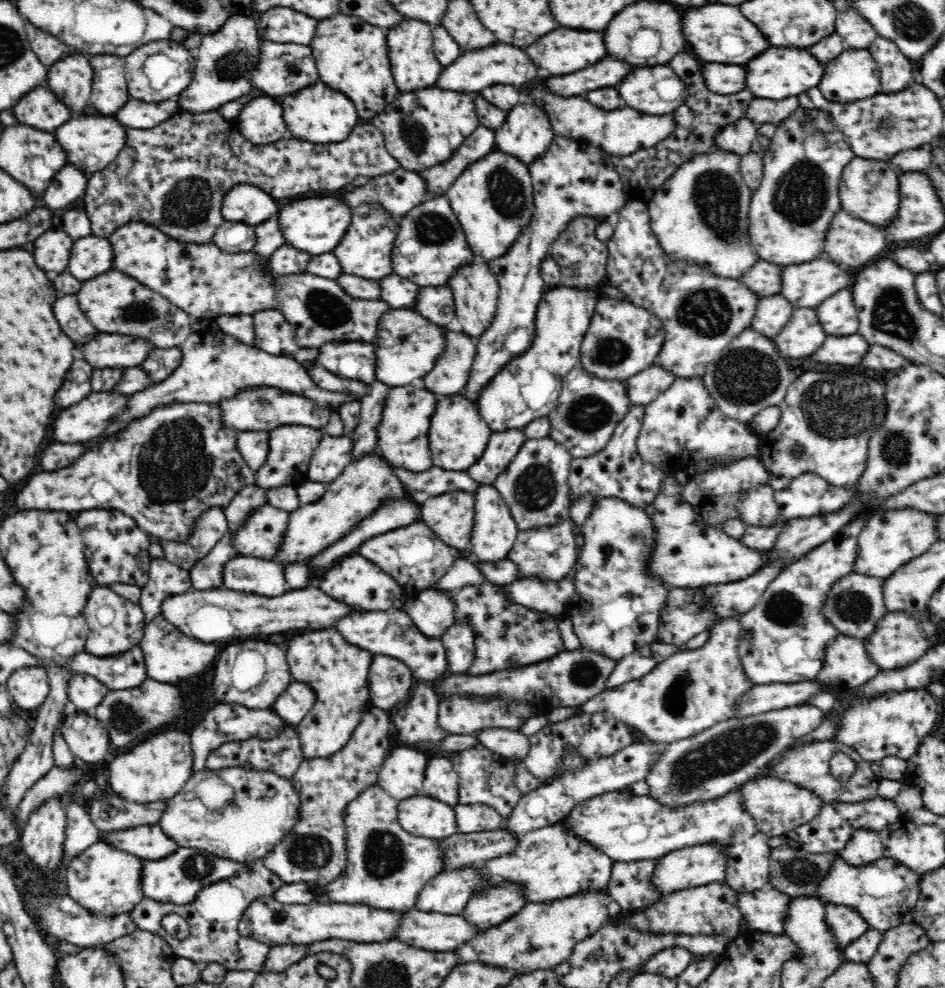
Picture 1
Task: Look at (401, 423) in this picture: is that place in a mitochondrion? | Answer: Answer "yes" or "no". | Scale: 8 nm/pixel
no

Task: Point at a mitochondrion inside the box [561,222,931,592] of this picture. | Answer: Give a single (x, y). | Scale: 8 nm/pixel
(837, 408)

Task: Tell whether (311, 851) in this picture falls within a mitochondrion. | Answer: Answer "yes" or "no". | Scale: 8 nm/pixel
yes

